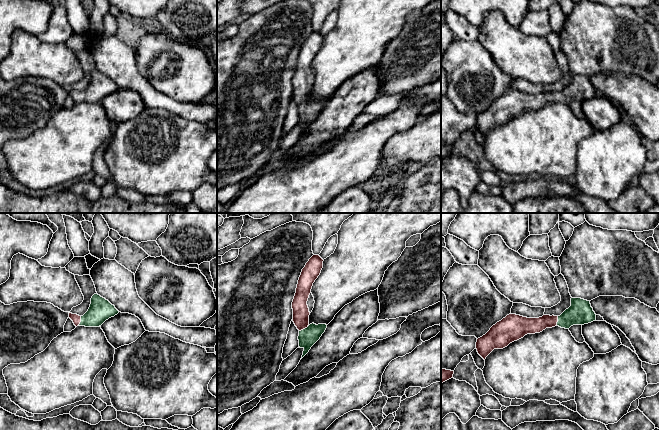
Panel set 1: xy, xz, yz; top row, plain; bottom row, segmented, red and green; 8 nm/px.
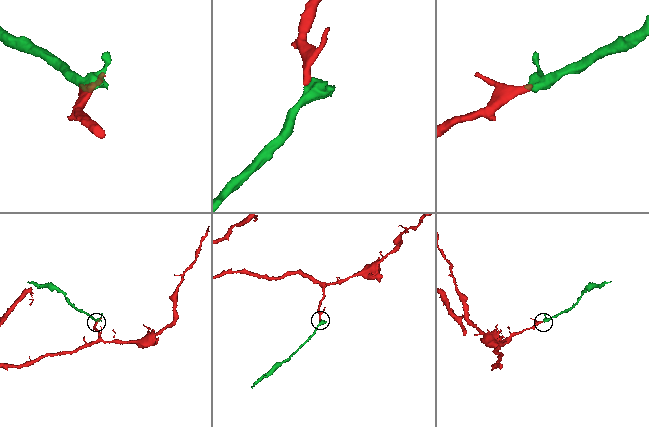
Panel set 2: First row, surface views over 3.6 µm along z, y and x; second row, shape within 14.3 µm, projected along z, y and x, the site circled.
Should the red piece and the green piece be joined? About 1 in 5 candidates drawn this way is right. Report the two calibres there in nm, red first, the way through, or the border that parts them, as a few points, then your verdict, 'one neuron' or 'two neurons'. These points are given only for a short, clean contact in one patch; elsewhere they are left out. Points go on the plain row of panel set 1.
70 nm thick on the red side, 190 nm on the other; runs through xy (76, 95), (80, 97), (92, 94), (100, 86); one neuron

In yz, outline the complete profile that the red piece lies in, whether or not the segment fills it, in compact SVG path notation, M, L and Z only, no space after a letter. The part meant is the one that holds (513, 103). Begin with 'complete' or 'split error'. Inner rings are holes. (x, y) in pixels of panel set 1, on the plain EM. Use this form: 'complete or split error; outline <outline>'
split error; outline M571 74L571 82L560 92L543 91L539 94L527 94L516 90L507 91L477 115L476 125L485 136L494 125L503 125L527 110L540 109L555 102L569 105L573 101L584 101L595 96L596 90L590 77Z

